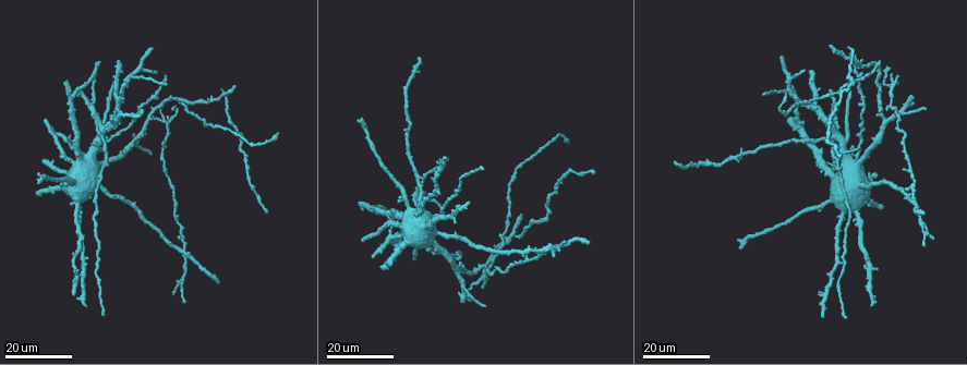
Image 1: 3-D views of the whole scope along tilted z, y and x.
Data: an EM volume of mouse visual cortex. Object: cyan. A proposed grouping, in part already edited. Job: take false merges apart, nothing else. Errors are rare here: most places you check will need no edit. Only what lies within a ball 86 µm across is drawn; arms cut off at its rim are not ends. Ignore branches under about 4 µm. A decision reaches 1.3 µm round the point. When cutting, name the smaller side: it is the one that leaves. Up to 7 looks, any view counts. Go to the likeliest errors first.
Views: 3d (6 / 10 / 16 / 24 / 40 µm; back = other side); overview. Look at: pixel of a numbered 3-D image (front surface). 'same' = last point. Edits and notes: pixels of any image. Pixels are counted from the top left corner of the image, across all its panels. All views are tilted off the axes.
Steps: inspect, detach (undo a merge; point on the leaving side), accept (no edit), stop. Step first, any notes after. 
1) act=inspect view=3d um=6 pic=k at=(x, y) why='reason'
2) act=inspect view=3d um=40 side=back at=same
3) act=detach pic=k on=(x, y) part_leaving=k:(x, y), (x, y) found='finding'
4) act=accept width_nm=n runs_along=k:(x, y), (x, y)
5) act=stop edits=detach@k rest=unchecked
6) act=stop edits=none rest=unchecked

act=inspect view=3d um=24 pic=1 at=(923, 223) why='two arms in line, one across'

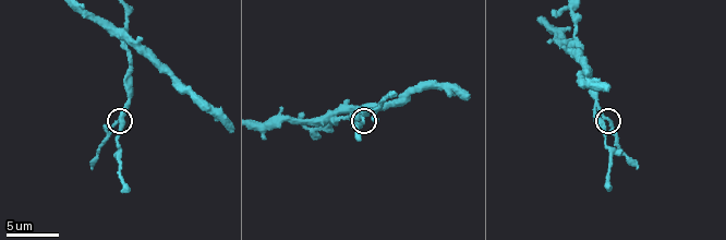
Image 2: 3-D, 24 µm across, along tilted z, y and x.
act=inspect view=3d um=10 pic=2 at=(602, 121) why='zoom in'

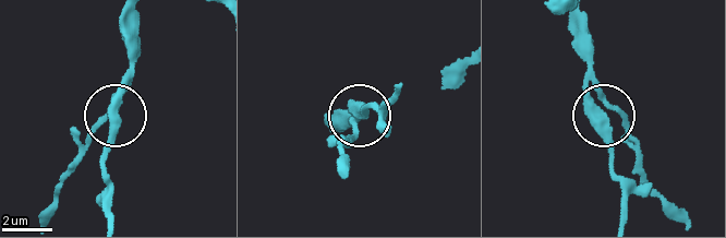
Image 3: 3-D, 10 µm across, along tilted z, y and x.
act=accept width_nm=330 runs_along=3:(571, 15), (592, 100), (620, 118), (641, 155) found='all the same cell'

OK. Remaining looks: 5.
act=inspect view=3d um=24 pic=1 at=(485, 270) why='small branch off a trunk'

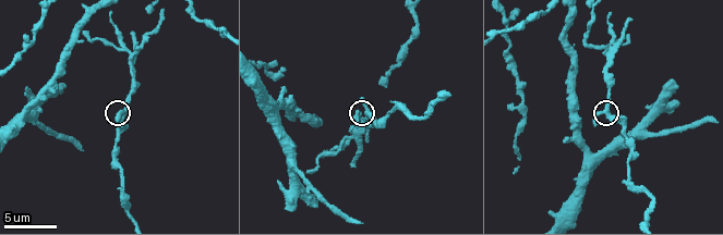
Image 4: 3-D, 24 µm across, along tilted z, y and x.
act=inspect view=3d um=6 pic=4 at=(605, 113) why='zoom in'

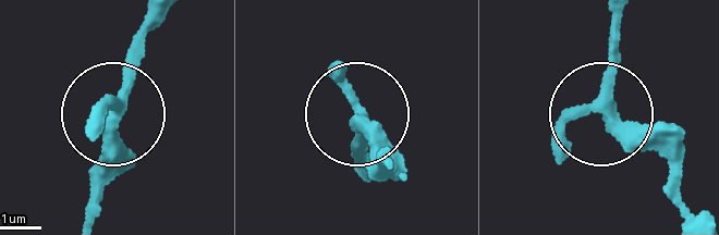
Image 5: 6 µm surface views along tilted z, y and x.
act=accept arms=3 runs_along=5:(691, 212), (662, 159), (600, 106), (609, 19) found='one cell here'

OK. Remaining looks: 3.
act=inspect view=3d um=24 pic=1 at=(97, 125)

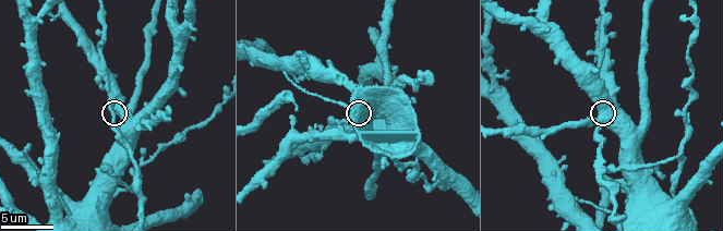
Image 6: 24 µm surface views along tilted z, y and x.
act=inspect view=3d um=6 pic=6 at=(111, 109)

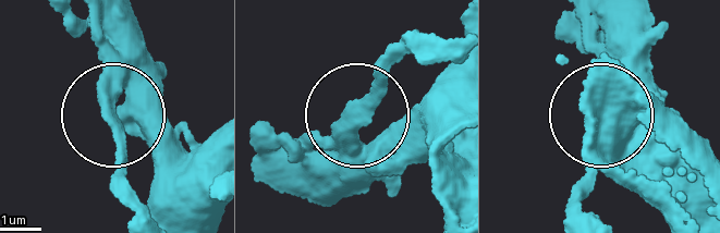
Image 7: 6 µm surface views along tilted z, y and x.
act=accept found='one cell here'

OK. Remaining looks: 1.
act=inspect view=3d um=16 pic=6 at=(95, 46) why='four-way junction'

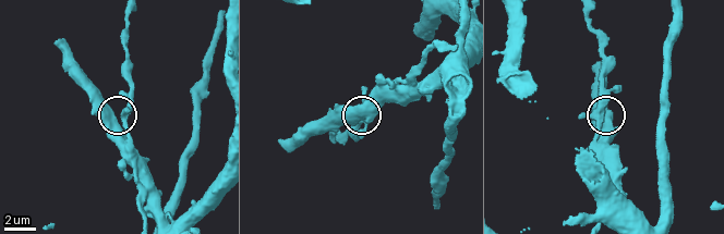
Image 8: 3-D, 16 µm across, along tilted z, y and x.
act=accept width_nm=500 found='all the same cell'

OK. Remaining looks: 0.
act=stop edits=none rest=unchecked

